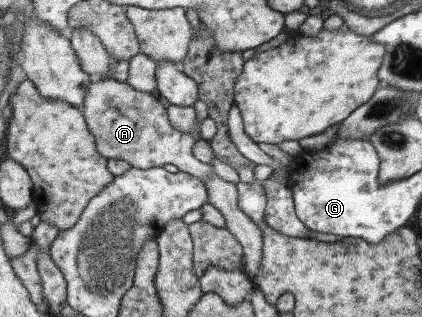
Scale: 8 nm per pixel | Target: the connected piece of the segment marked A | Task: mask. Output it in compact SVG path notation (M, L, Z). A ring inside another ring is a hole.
M112 78L92 80L80 107L86 128L94 138L96 152L108 159L126 161L130 167L148 170L170 164L180 172L199 179L203 184L213 174L210 164L200 163L192 156L196 134L182 134L170 126L167 111L148 92L133 88Z

